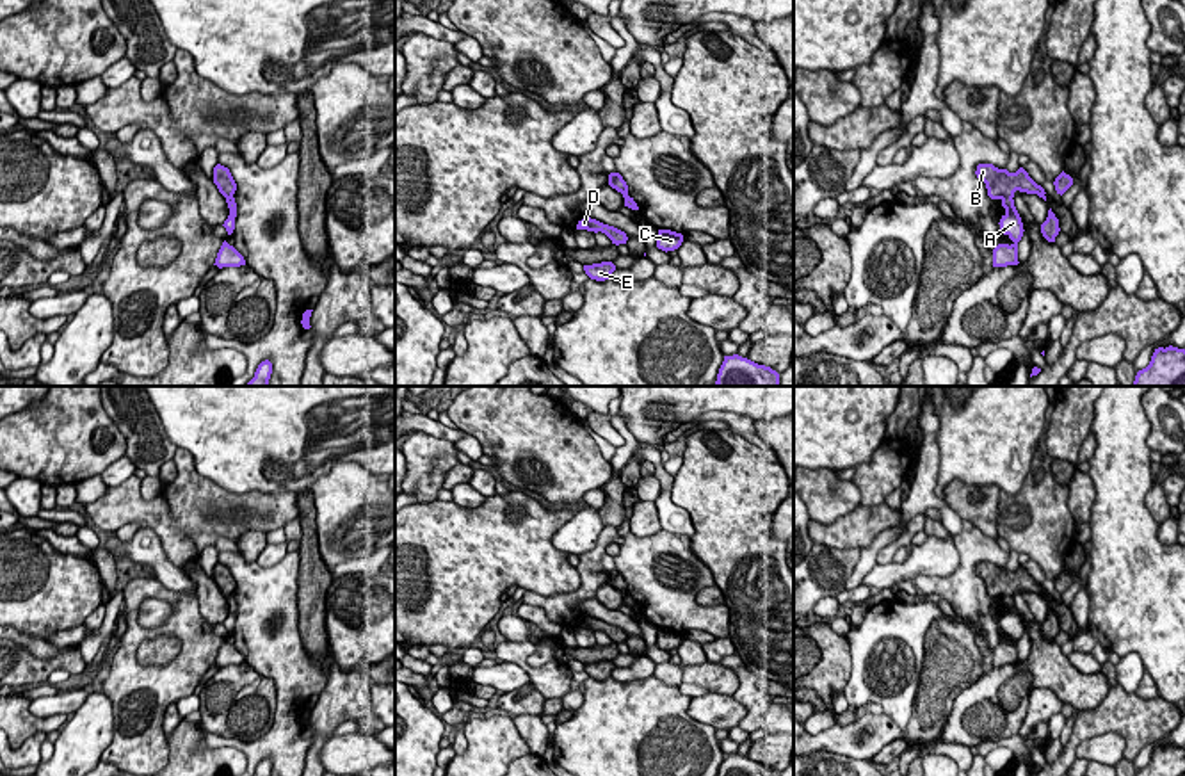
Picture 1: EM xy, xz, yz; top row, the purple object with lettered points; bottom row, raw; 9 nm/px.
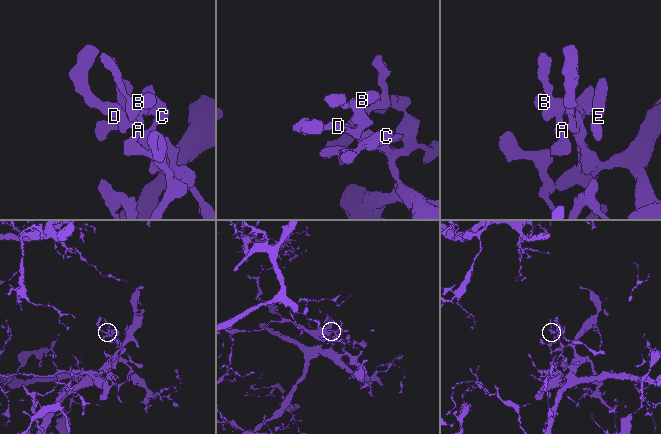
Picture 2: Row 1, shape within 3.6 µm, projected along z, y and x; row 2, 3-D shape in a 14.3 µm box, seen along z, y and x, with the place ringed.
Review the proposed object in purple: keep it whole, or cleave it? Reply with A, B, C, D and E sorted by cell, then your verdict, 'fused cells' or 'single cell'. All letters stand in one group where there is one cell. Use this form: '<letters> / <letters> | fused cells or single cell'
A / B C D E | fused cells

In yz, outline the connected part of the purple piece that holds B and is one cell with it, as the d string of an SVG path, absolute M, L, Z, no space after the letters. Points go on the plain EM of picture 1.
M979 562L975 570L977 577L986 582L988 594L991 598L1014 596L1014 591L1037 593L1046 600L1046 591L1037 584L1028 571L1020 566L1016 571L998 568L993 562Z

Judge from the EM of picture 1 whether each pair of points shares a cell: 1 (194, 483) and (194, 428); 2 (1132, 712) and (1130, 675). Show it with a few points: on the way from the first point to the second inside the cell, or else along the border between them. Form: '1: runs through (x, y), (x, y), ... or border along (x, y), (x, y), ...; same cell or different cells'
1: border along (178, 447), (193, 458), (200, 474), (226, 490); different cells
2: border along (1118, 682), (1127, 691), (1136, 693); different cells

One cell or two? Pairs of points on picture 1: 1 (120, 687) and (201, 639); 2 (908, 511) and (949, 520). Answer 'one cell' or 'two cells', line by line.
1: one cell
2: one cell

